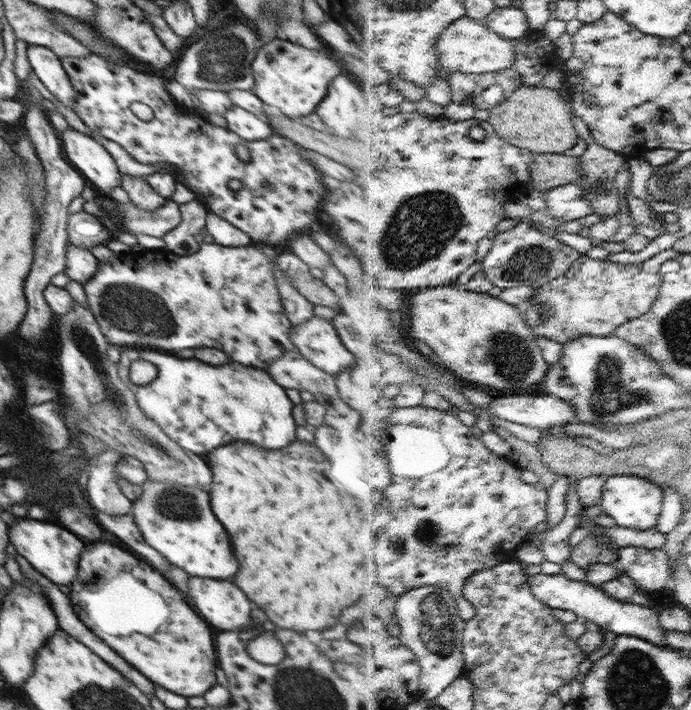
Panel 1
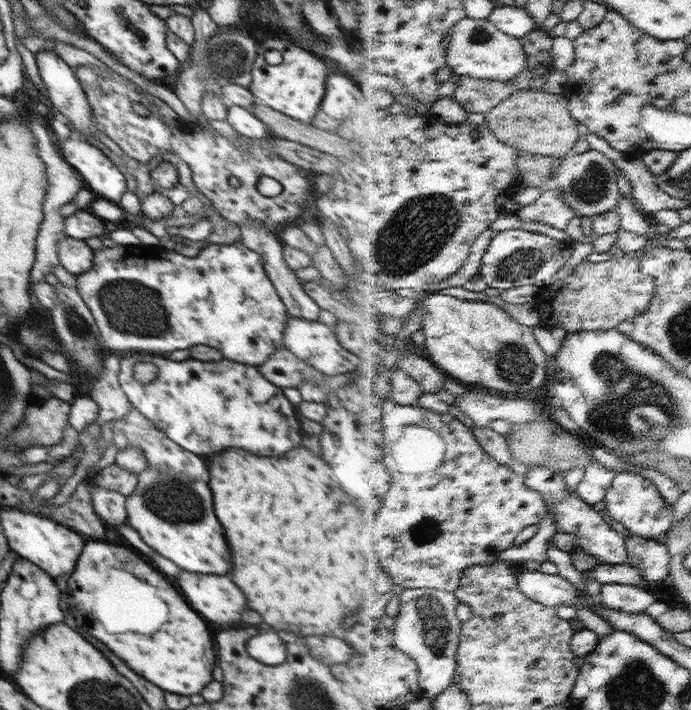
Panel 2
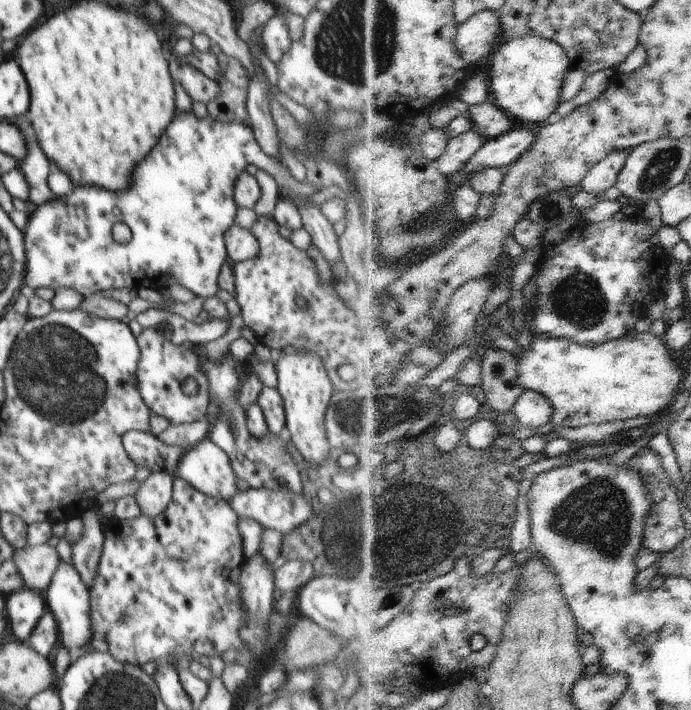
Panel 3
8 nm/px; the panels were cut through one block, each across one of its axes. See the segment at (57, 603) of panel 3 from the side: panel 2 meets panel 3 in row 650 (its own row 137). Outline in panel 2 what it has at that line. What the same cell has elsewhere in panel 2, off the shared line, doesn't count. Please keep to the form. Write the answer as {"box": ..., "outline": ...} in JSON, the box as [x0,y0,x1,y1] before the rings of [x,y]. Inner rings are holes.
{"box":[59,134,127,203],"outline":[[[74,134],[73,137],[73,139],[68,137],[66,140],[59,142],[59,150],[64,161],[68,162],[80,176],[83,176],[86,187],[92,193],[96,192],[98,196],[102,196],[102,199],[118,203],[122,198],[122,194],[127,191],[126,179],[122,172],[102,150],[88,143],[88,141],[77,139]]]}

